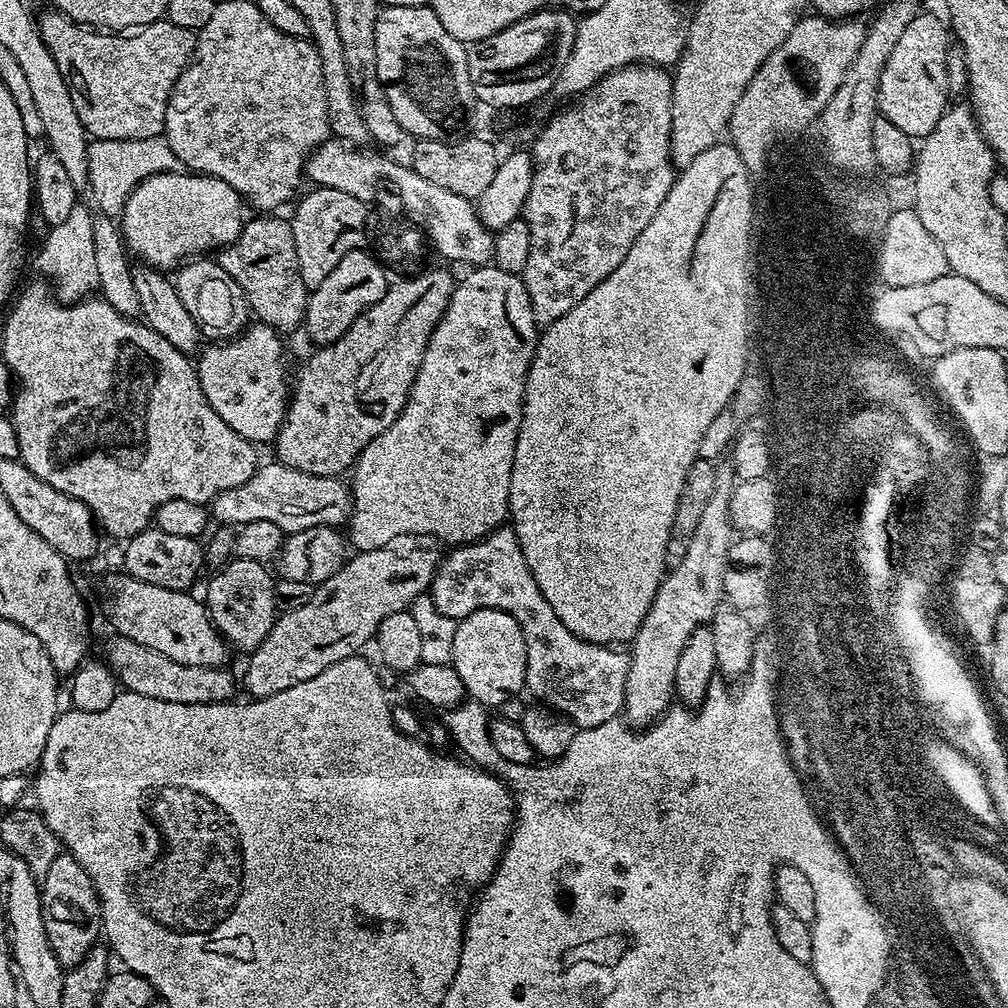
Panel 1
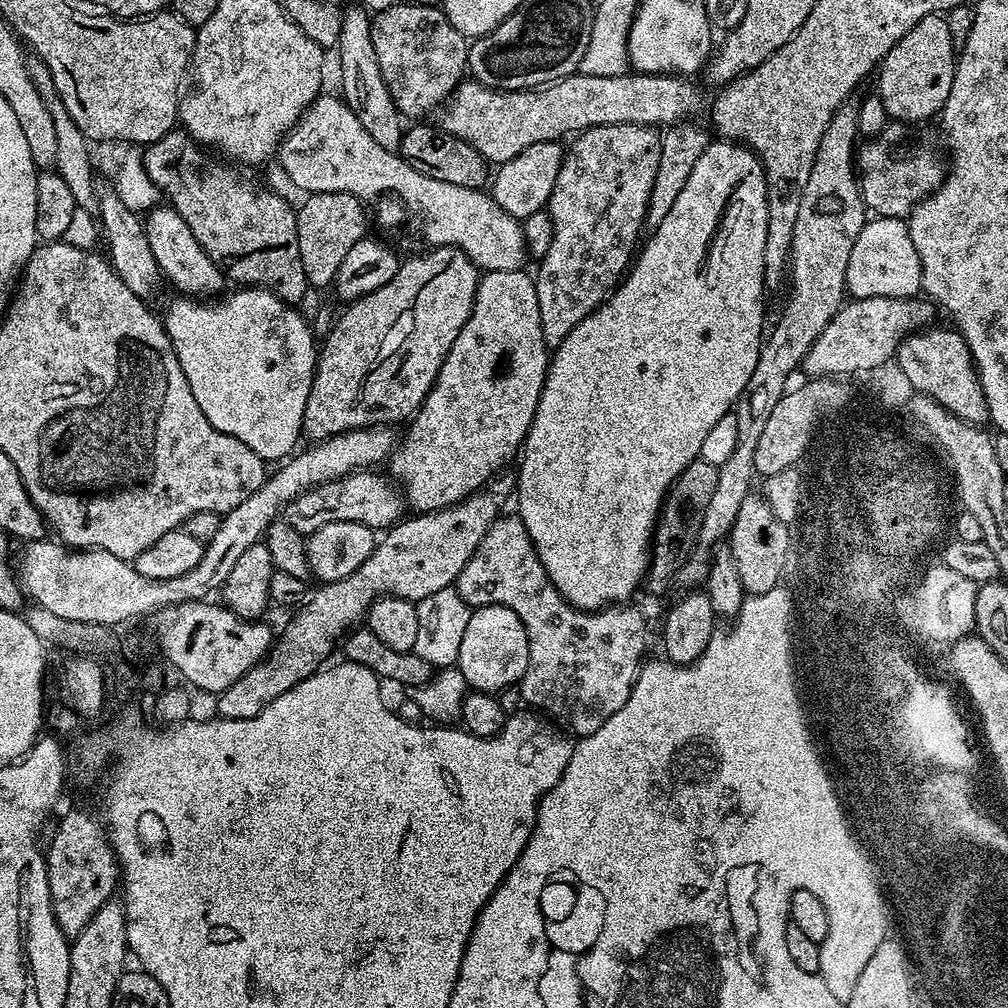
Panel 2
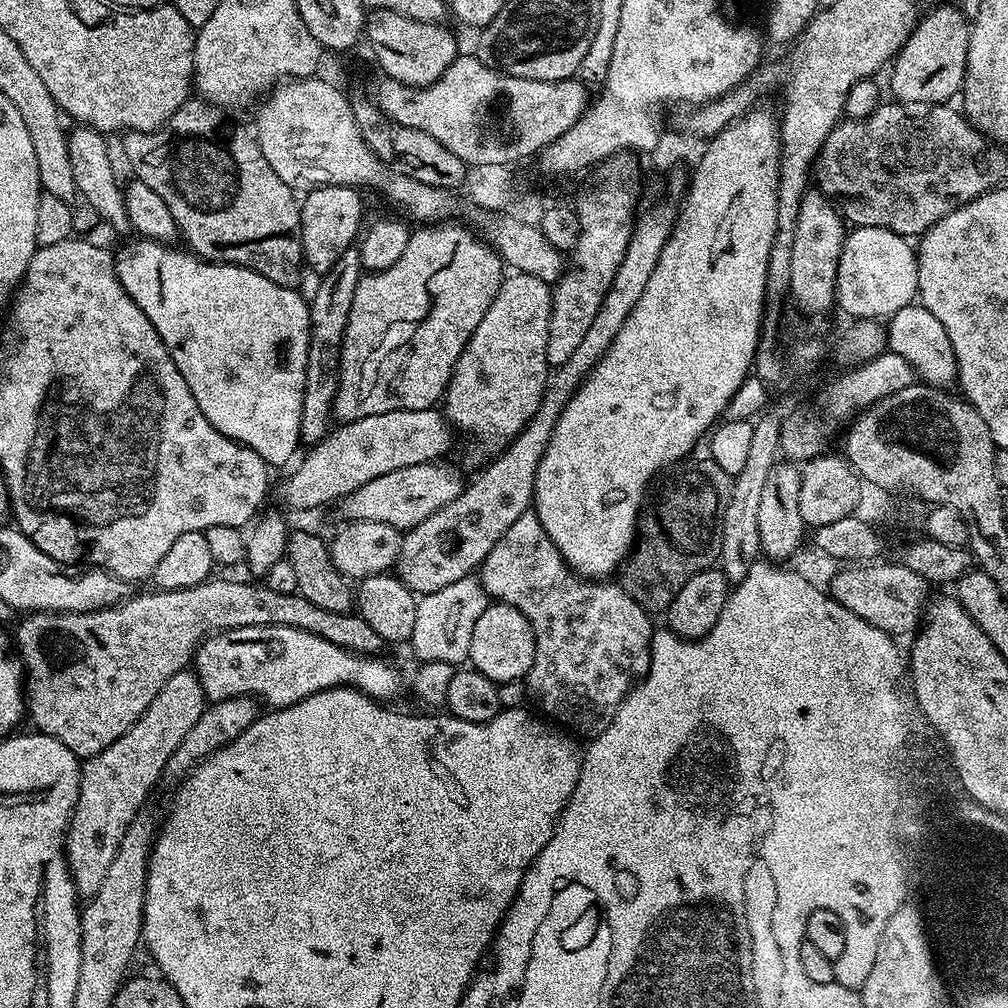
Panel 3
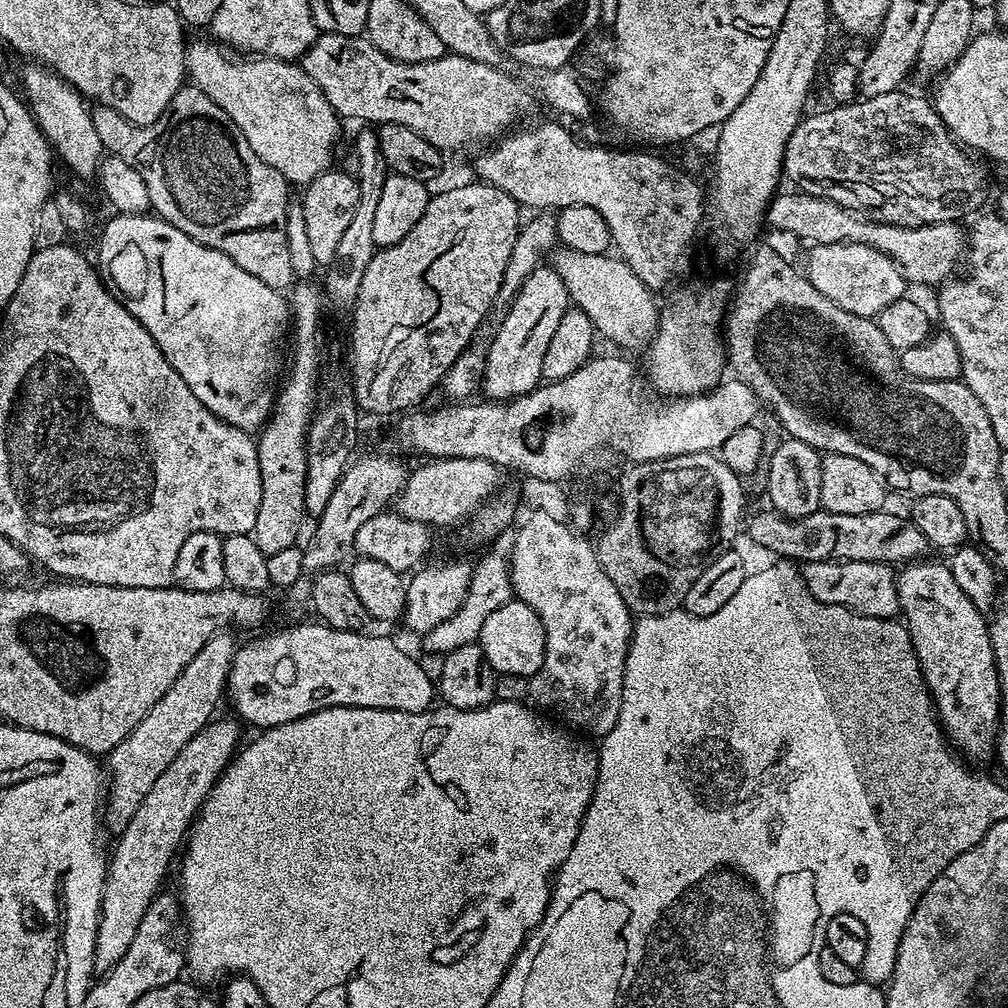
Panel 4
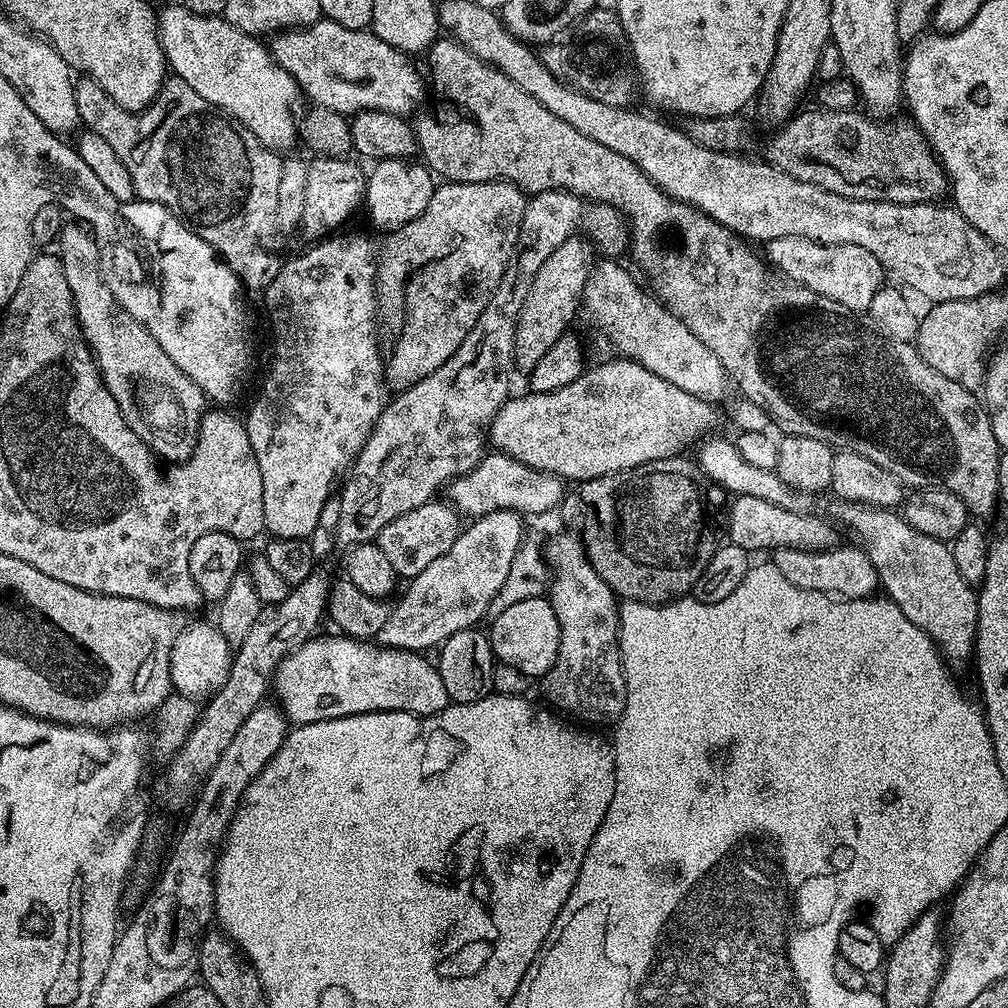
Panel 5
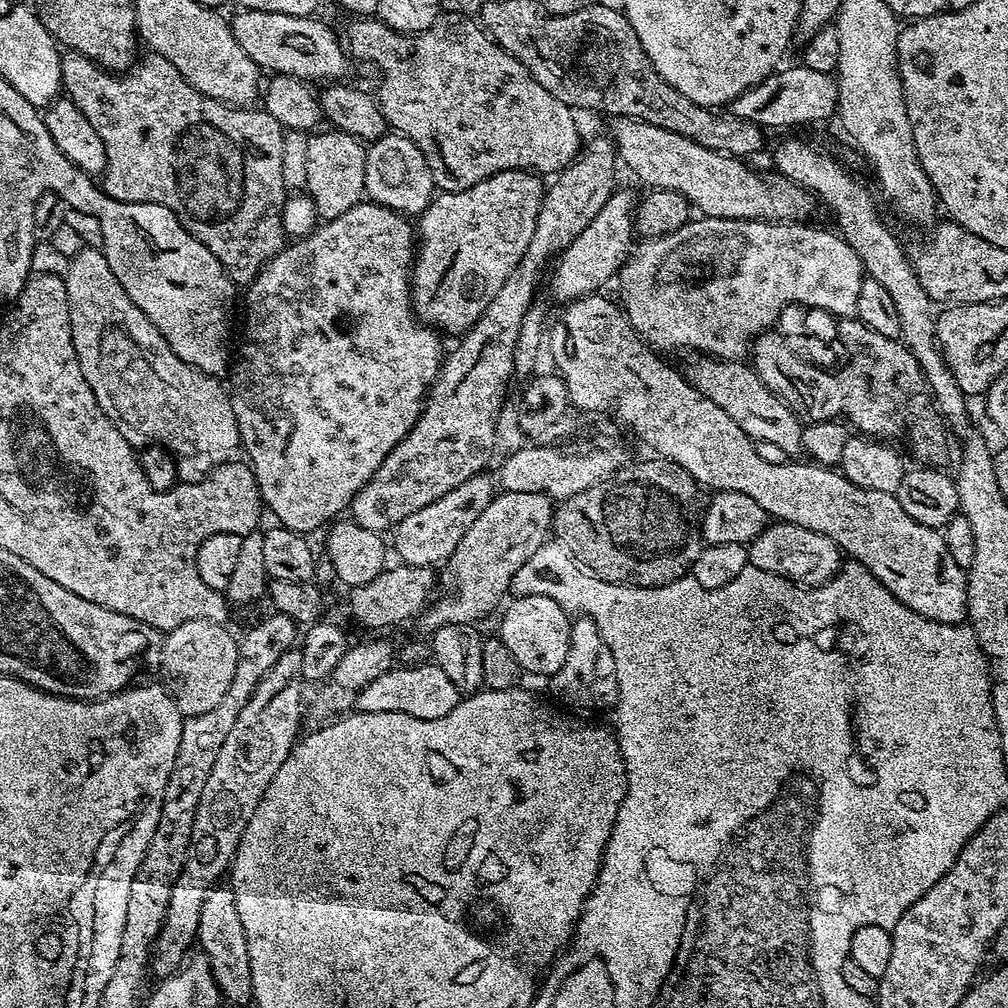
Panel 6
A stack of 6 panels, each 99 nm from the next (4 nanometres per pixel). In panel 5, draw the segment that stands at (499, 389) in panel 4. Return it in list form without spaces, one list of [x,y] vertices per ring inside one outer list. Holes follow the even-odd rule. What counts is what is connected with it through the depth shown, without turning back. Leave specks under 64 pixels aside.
[[[574,234],[546,262],[542,264],[542,270],[538,272],[538,278],[530,292],[530,298],[520,315],[520,322],[516,327],[516,359],[515,363],[530,370],[538,366],[538,358],[558,342],[562,333],[573,327],[572,319],[576,311],[581,311],[584,298],[584,288],[588,284],[588,277],[593,271],[592,264],[593,245],[587,239]]]

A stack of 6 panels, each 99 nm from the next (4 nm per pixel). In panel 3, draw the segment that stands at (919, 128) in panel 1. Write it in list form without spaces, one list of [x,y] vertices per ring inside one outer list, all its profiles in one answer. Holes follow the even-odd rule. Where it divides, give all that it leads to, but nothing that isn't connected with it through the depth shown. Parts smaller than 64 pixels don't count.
[[[955,3],[940,4],[917,19],[916,27],[891,61],[892,92],[902,104],[947,104],[964,87],[970,20]]]

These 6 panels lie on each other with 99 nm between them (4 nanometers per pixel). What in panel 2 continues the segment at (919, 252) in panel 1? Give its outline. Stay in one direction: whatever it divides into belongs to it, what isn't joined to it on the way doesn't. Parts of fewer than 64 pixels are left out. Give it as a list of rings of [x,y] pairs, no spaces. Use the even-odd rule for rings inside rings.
[[[889,216],[869,219],[850,250],[850,262],[846,266],[847,295],[855,299],[906,299],[915,297],[921,288],[922,266],[907,223]]]

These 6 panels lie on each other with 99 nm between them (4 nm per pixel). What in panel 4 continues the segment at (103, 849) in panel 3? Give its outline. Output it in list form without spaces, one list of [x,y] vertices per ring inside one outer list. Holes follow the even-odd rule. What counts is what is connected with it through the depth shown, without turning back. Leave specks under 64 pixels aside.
[[[230,632],[212,635],[174,680],[173,686],[147,712],[146,718],[107,755],[106,761],[114,784],[109,796],[108,793],[106,796],[104,822],[114,832],[123,831],[158,776],[170,766],[190,738],[217,713],[216,706],[220,698],[223,699],[228,672],[238,647],[232,635]]]

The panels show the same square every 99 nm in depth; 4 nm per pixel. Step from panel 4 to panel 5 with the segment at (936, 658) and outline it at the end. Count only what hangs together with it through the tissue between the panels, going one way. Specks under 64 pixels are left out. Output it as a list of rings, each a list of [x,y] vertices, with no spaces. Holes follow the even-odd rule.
[[[833,503],[831,519],[841,529],[849,528],[857,536],[859,547],[863,549],[873,566],[876,567],[876,579],[881,589],[885,588],[887,599],[892,600],[914,626],[918,626],[939,647],[940,655],[945,661],[964,660],[973,655],[976,642],[976,609],[977,593],[973,585],[967,584],[958,574],[958,566],[954,563],[954,554],[945,541],[930,538],[930,534],[922,534],[914,530],[899,511],[891,508],[870,508],[867,504]]]

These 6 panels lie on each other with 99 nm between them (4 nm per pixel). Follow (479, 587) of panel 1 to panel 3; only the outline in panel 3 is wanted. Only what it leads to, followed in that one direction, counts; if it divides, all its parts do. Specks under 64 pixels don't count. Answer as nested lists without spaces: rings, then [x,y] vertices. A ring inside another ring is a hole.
[[[532,510],[523,512],[518,522],[506,530],[494,550],[486,554],[478,569],[478,579],[489,598],[514,606],[514,610],[522,613],[534,630],[536,653],[526,677],[526,692],[530,700],[541,708],[539,711],[545,717],[553,716],[548,718],[557,725],[565,724],[560,725],[565,729],[577,728],[587,734],[604,732],[612,721],[612,715],[620,709],[621,702],[630,691],[633,683],[632,667],[640,651],[649,647],[654,635],[654,627],[648,621],[650,616],[646,609],[638,606],[638,602],[634,602],[634,598],[630,598],[630,594],[626,594],[619,583],[597,582],[577,576],[564,563],[562,554],[554,542],[550,542],[542,522]]]

